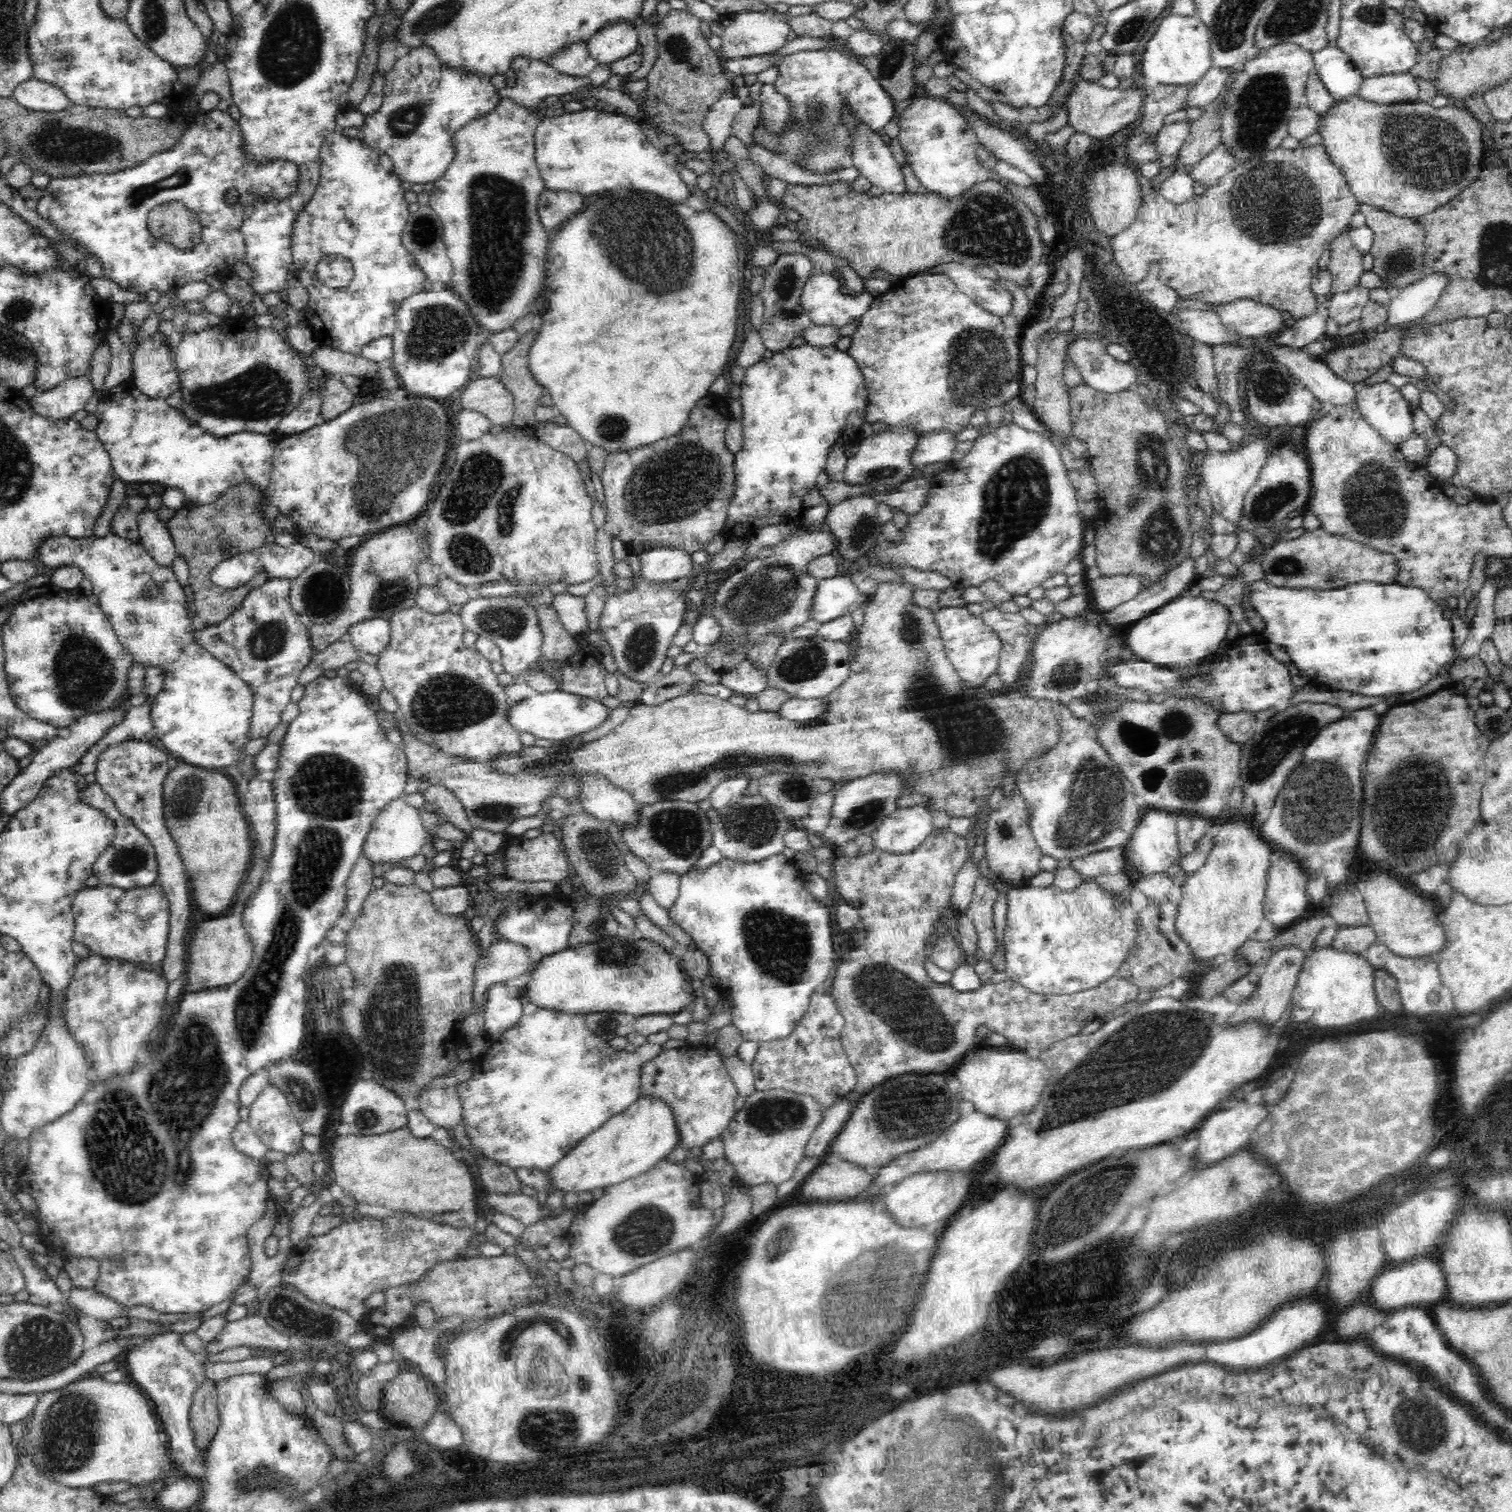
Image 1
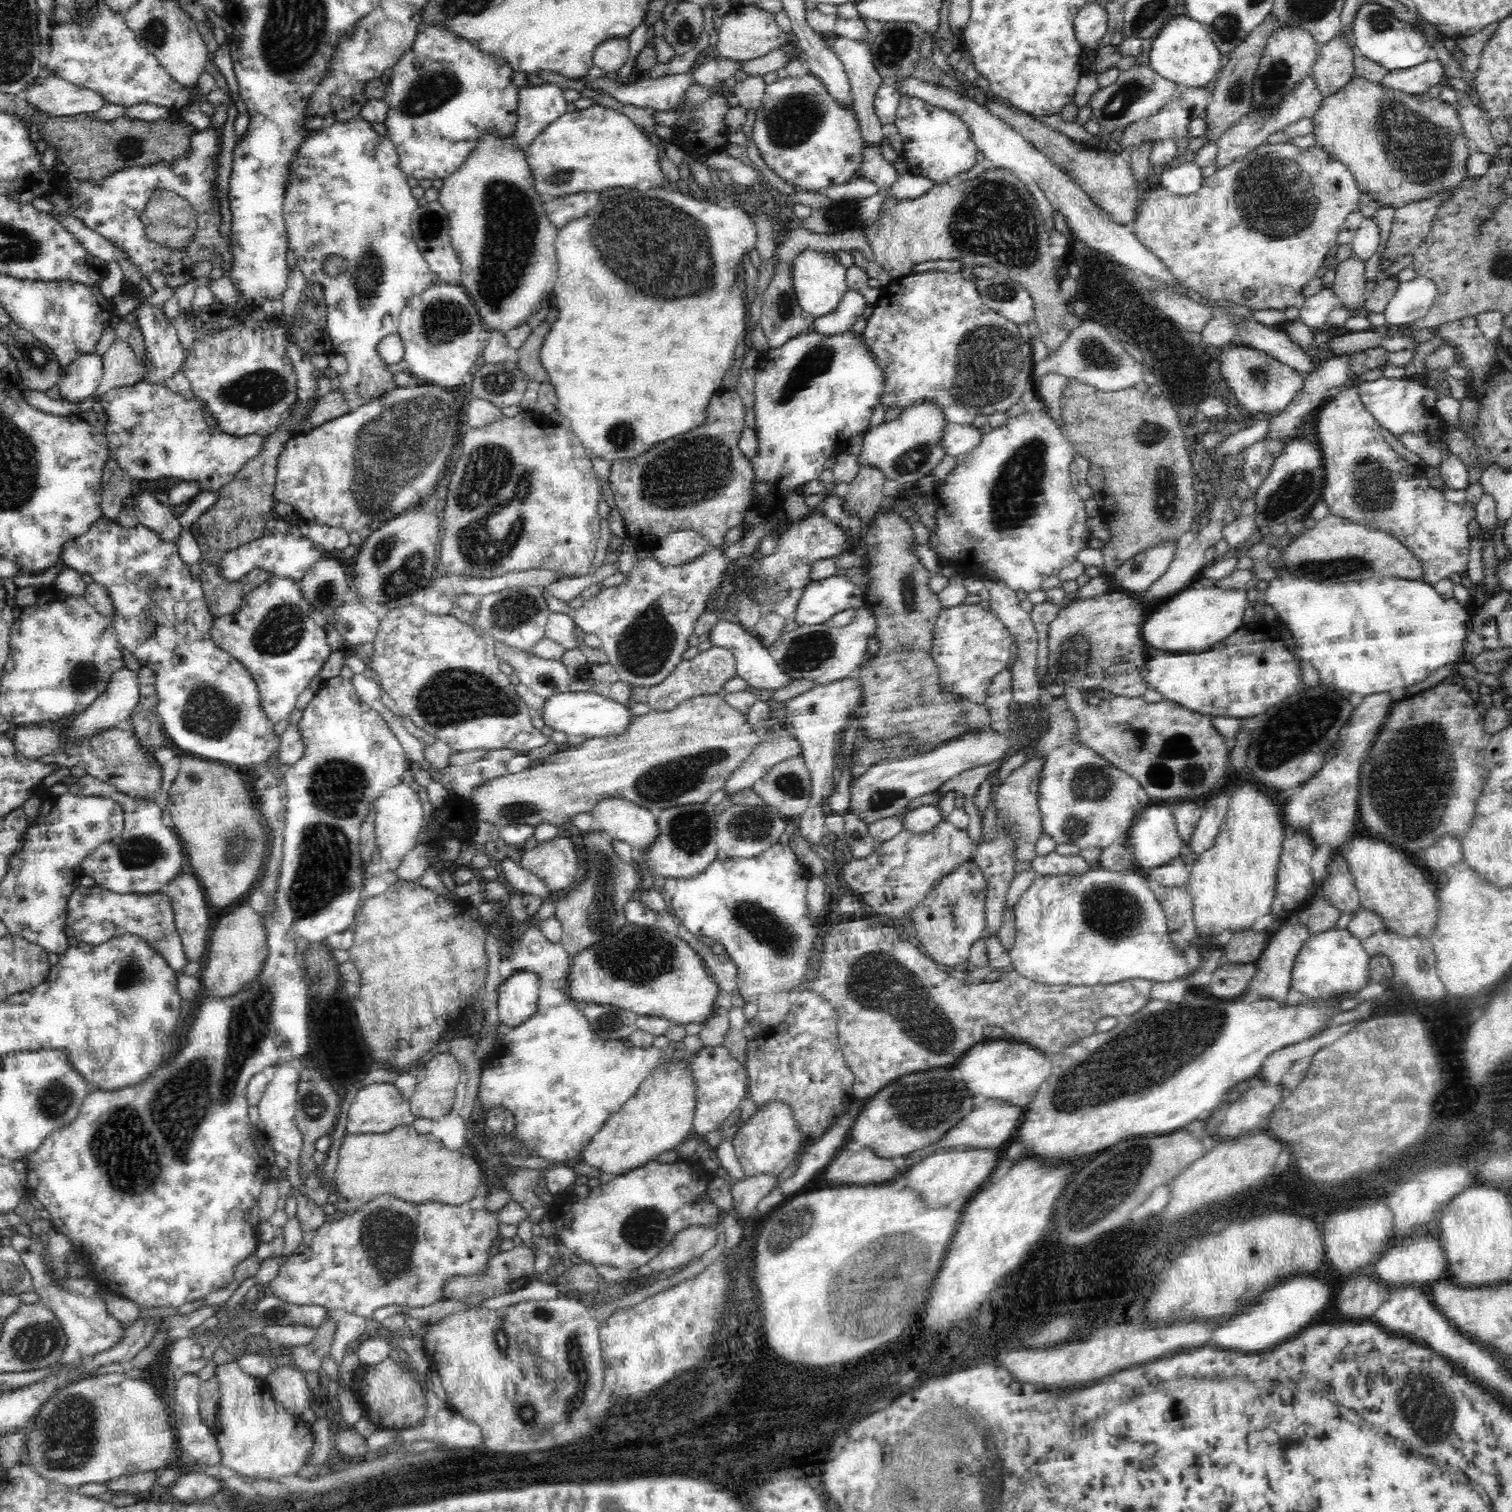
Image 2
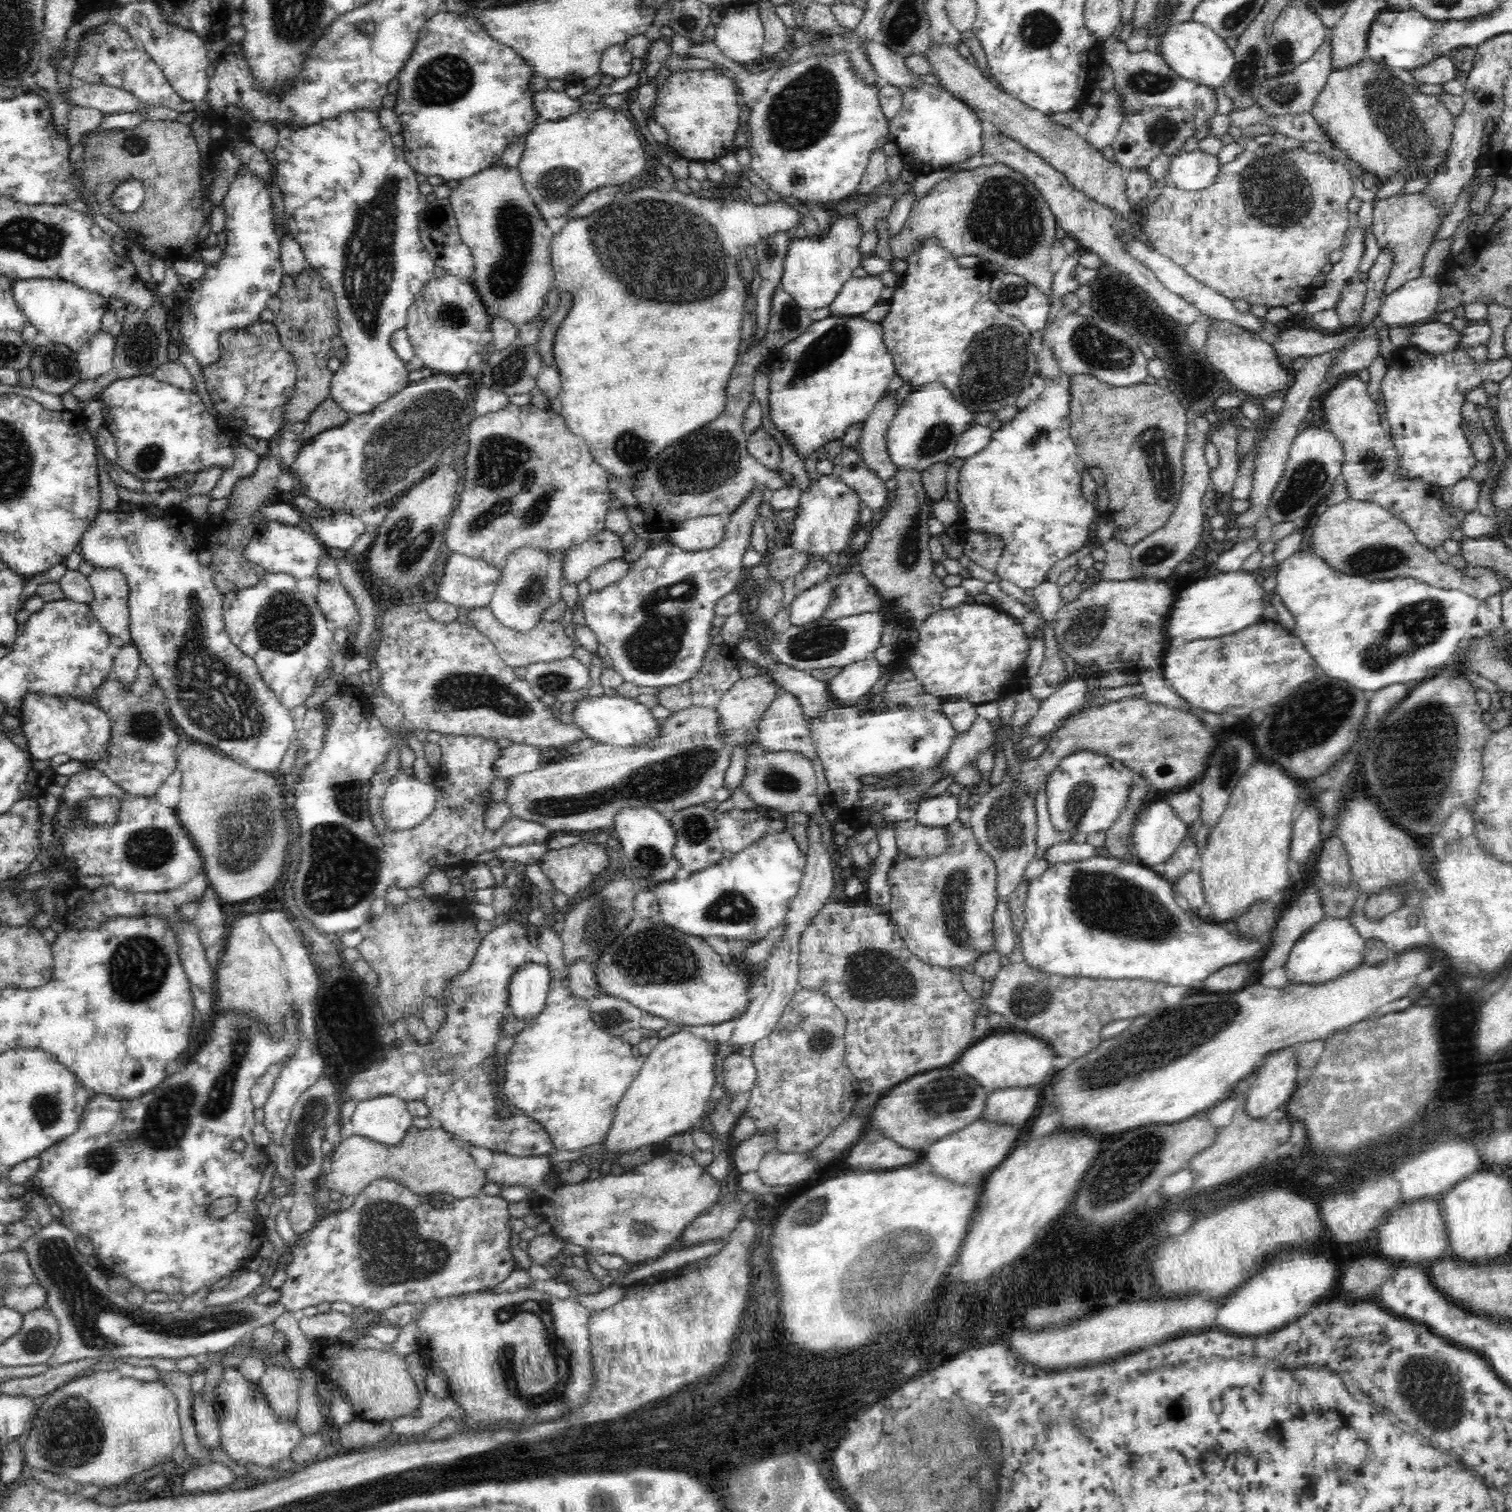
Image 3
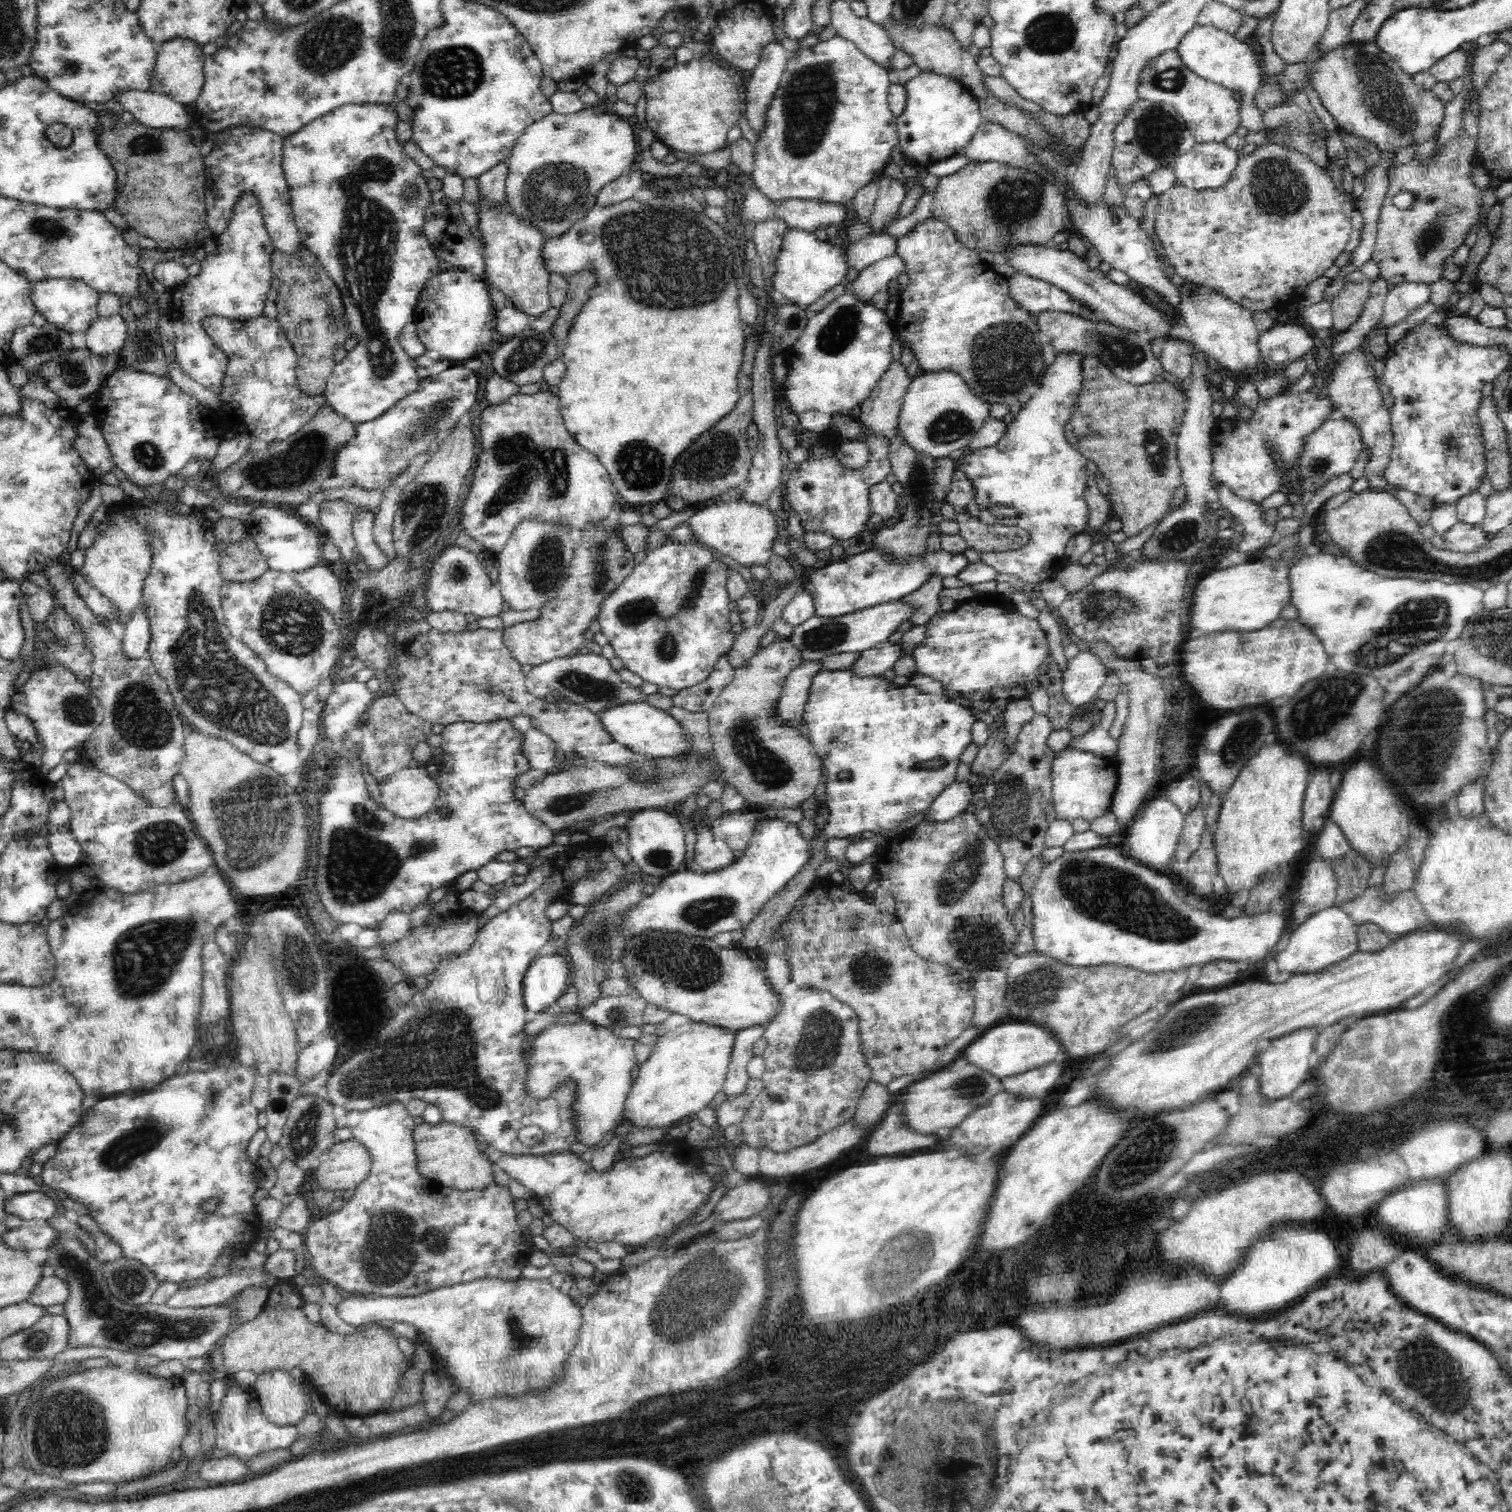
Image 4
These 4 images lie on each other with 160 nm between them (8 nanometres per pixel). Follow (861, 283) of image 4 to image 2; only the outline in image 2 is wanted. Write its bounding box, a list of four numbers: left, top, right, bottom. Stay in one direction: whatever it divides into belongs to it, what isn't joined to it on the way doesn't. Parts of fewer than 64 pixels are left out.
[812,289,868,335]

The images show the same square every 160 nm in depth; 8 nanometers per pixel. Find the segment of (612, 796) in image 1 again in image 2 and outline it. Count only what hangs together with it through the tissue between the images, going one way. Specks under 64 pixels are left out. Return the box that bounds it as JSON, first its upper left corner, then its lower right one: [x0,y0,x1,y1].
[593,798,660,880]

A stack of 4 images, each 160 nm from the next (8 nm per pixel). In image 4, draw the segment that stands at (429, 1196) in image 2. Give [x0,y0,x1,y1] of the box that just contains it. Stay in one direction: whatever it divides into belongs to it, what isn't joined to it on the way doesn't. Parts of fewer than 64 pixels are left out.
[316,1123,494,1190]

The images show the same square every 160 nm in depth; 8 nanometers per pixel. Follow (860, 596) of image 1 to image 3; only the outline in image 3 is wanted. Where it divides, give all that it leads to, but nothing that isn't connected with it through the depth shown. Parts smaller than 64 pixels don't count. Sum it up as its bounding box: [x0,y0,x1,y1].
[789,579,831,626]

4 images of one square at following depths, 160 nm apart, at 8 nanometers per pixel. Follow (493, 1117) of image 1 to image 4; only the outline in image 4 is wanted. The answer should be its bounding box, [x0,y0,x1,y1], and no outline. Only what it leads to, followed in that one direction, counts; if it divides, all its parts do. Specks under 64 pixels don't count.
[526,1019,637,1145]

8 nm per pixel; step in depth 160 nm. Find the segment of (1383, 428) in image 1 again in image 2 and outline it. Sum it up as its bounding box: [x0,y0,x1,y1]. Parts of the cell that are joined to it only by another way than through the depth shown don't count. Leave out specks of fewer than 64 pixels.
[1358,377,1453,458]

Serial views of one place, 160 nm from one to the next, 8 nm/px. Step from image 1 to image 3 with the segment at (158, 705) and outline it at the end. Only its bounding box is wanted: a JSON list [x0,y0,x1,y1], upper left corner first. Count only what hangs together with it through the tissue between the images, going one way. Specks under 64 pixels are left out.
[80,511,296,772]

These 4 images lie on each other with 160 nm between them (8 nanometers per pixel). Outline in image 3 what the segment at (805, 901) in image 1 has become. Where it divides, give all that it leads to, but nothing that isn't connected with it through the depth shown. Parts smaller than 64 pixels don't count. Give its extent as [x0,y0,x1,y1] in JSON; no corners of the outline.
[655,830,807,943]

